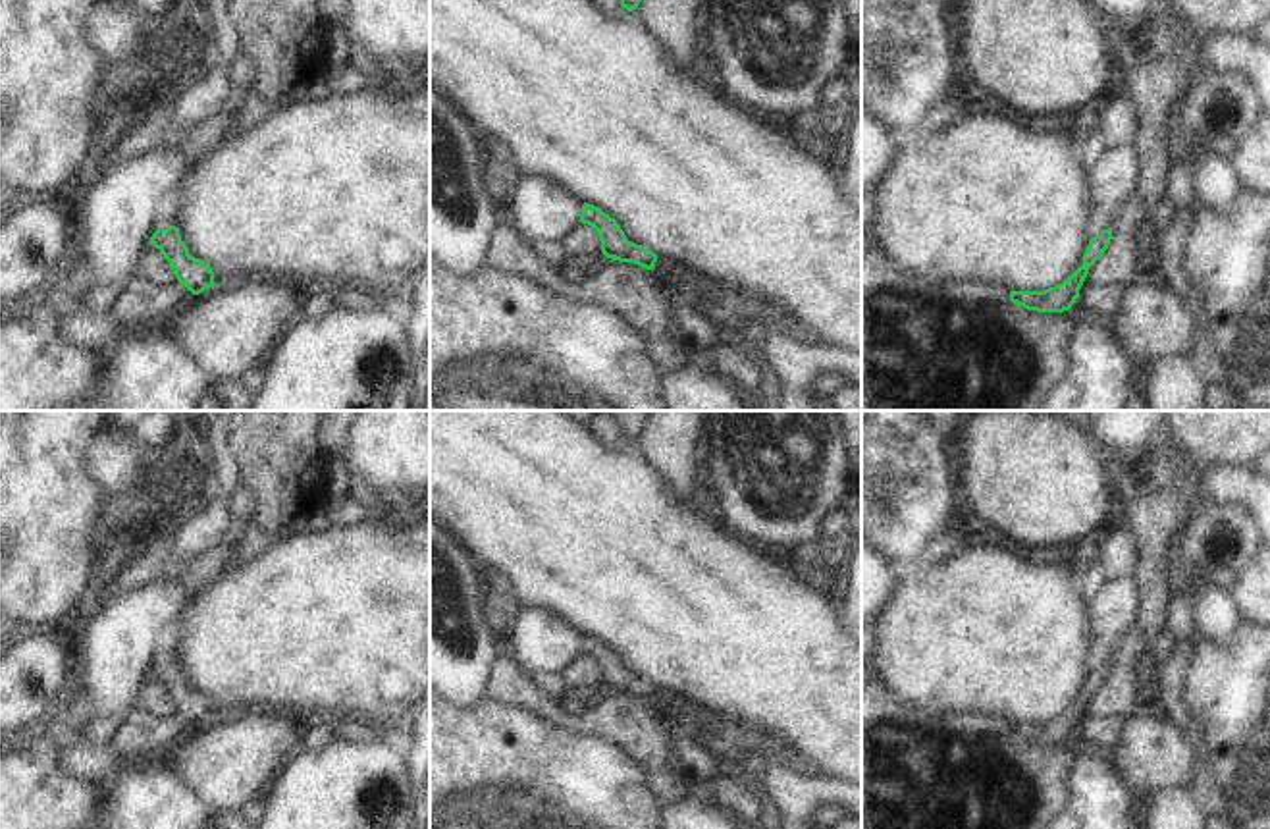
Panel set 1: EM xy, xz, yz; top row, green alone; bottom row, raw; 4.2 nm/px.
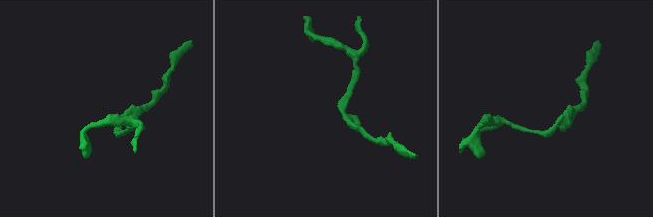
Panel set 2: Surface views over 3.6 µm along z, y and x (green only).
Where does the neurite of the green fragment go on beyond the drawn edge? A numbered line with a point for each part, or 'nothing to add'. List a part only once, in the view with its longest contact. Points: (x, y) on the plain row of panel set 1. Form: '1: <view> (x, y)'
nothing to add

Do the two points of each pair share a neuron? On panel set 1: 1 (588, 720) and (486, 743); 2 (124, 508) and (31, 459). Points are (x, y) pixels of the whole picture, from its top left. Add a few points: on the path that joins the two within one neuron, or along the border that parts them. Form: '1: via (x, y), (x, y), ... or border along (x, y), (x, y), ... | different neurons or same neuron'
1: border along (521, 706), (573, 731), (606, 737) | different neurons
2: border along (105, 494), (93, 542) | different neurons

